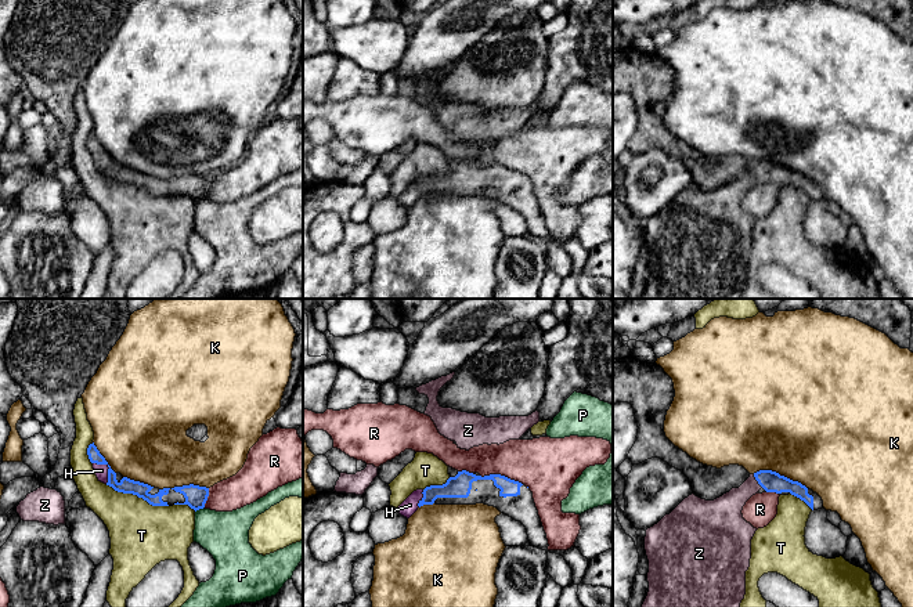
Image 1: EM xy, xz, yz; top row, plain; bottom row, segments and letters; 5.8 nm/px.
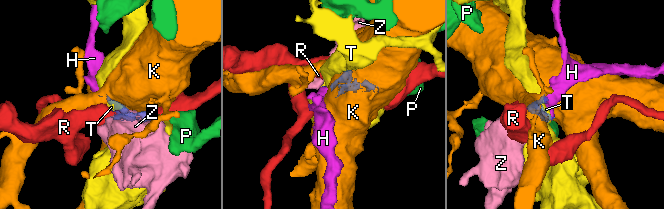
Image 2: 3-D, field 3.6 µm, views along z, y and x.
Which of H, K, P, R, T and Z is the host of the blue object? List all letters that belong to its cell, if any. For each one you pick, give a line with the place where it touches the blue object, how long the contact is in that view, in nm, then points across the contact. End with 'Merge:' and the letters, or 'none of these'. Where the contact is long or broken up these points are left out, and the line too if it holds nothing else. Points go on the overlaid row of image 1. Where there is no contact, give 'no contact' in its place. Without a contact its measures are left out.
H: contact xy (108, 466); length 150 nm
Z: contact yz (757, 480); length 100 nm
Merge: H, Z

